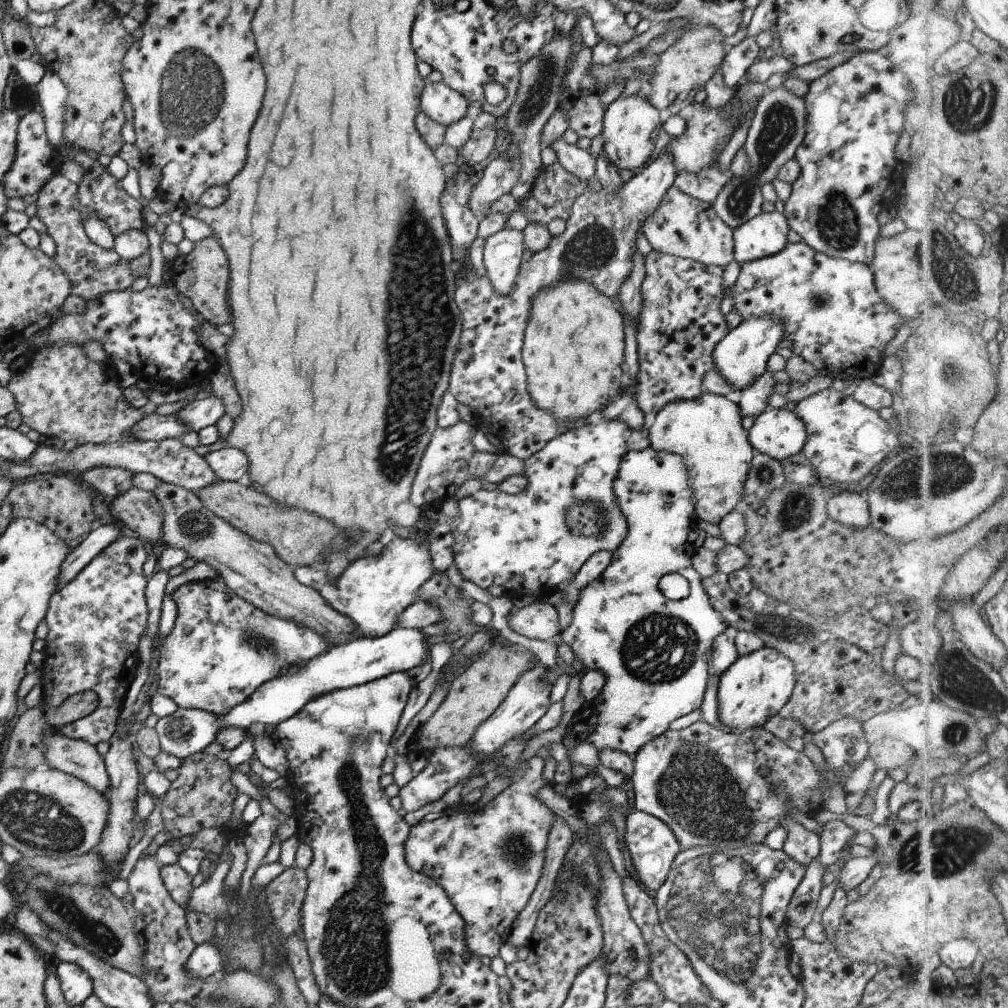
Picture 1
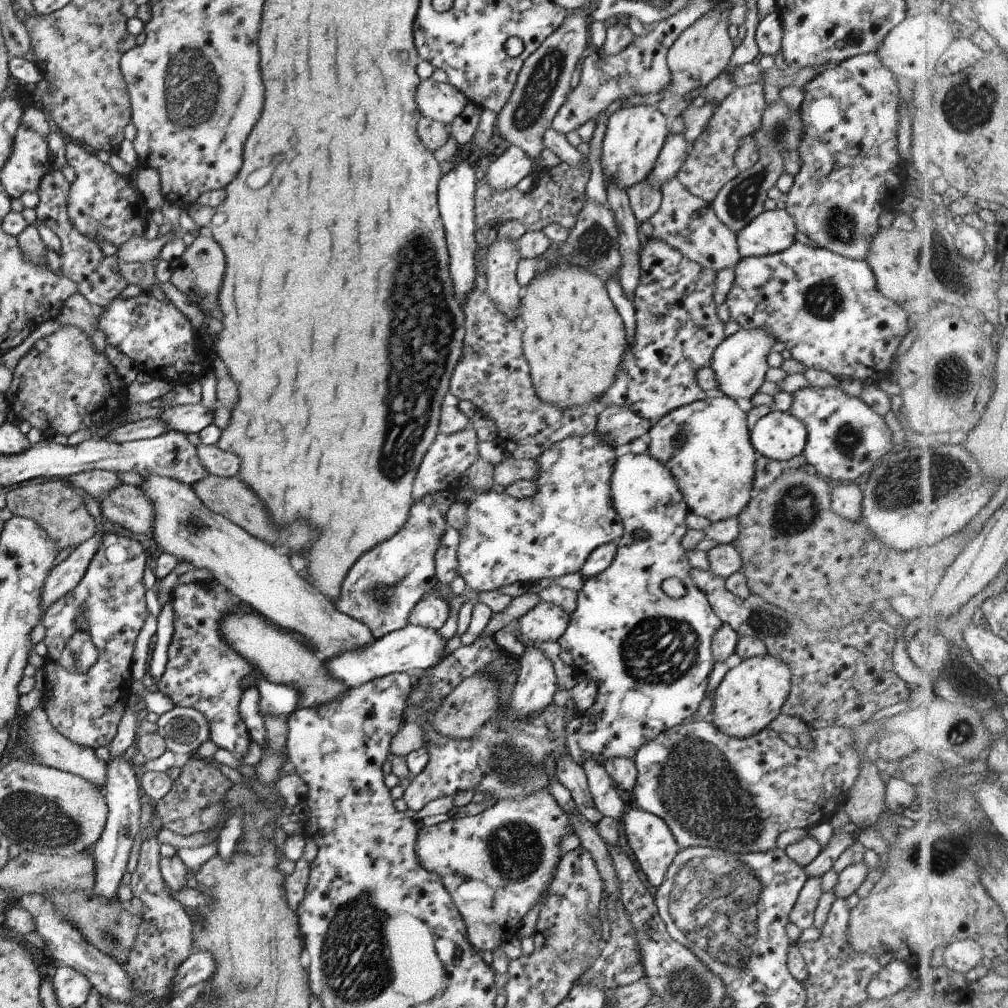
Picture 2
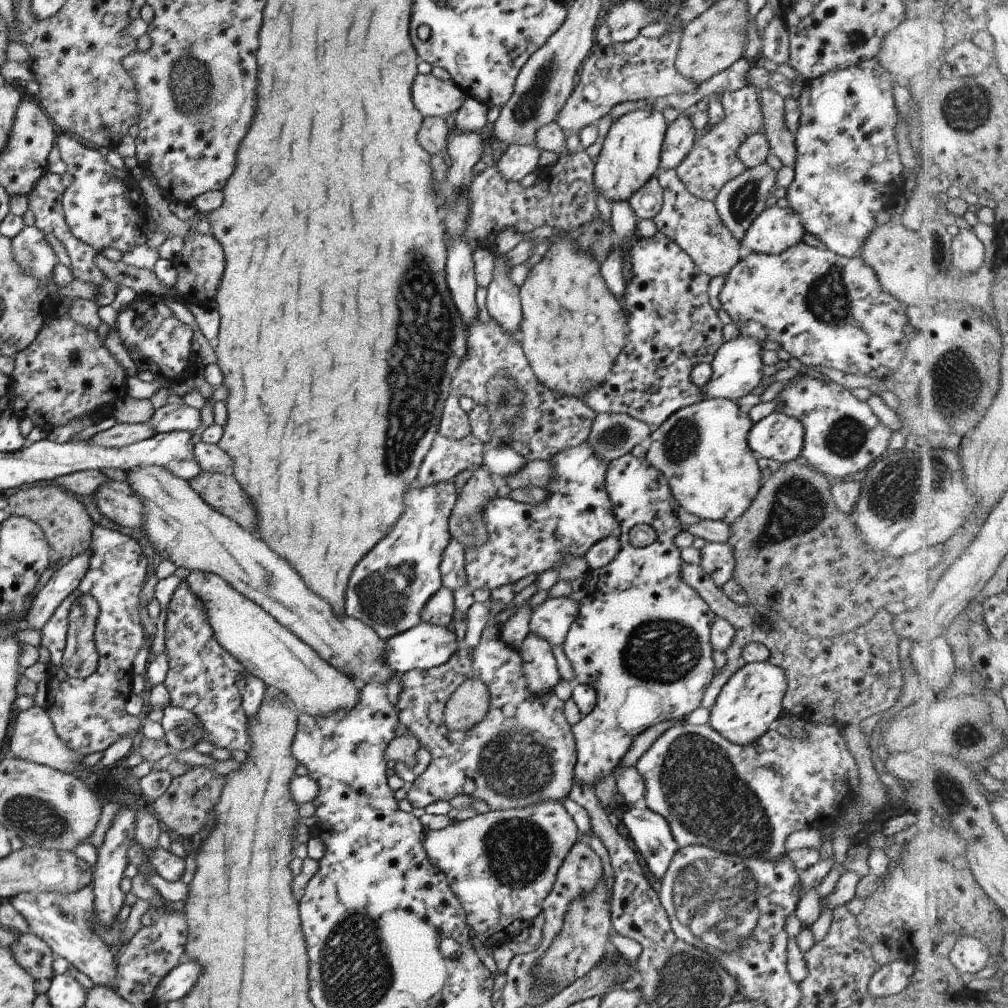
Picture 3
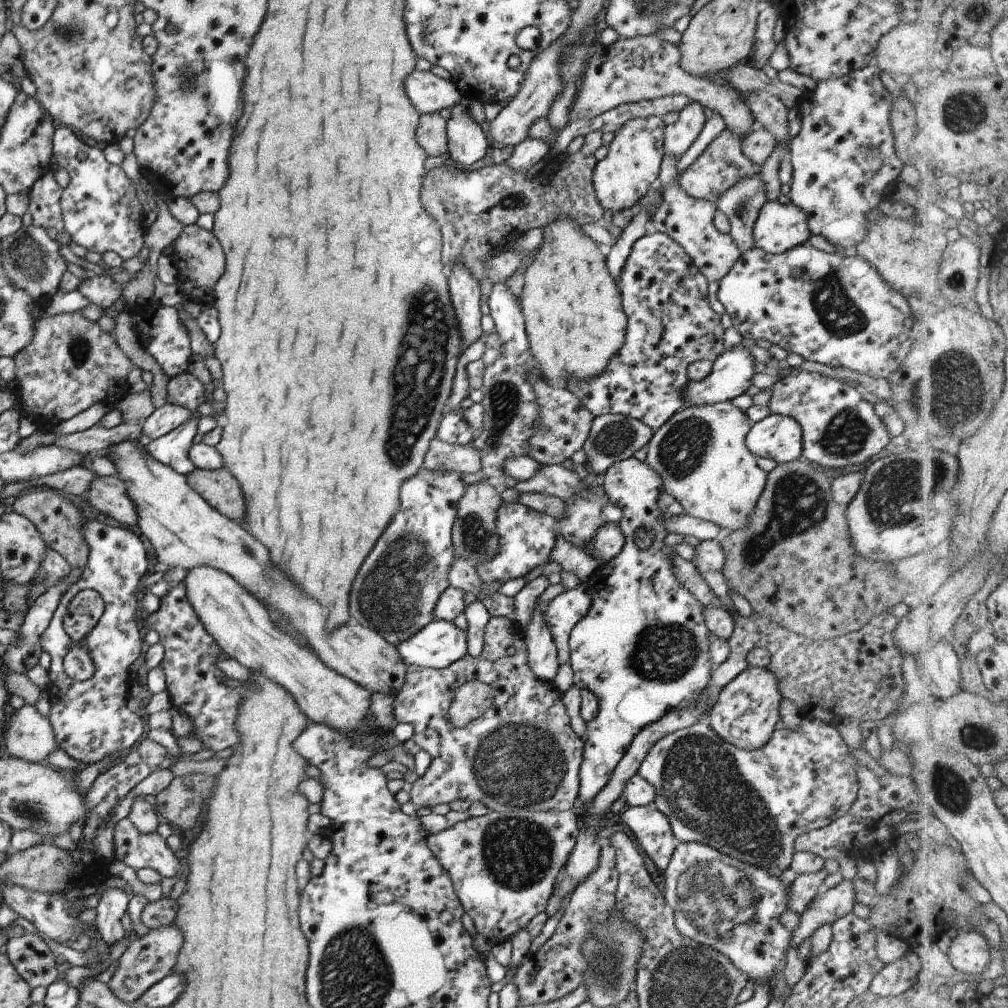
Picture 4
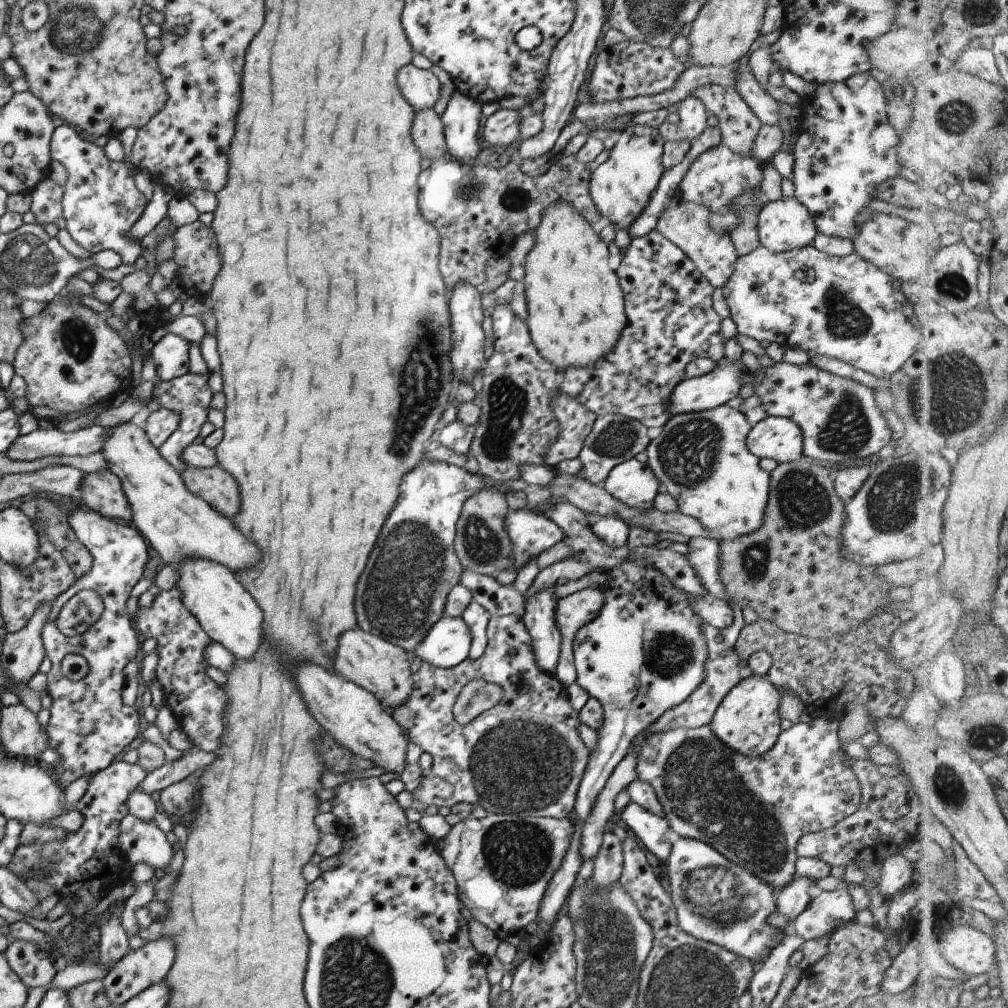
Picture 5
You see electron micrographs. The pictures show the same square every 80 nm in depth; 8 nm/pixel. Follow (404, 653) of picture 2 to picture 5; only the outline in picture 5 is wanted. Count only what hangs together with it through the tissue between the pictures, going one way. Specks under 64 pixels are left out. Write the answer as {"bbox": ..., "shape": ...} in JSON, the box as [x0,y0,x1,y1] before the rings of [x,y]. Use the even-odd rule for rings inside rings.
{"bbox":[407,617,471,669],"shape":[[[441,617],[429,629],[425,638],[412,651],[407,651],[412,654],[413,658],[423,661],[433,667],[441,667],[446,669],[468,658],[468,648],[471,642],[471,633],[465,621],[460,617]]]}

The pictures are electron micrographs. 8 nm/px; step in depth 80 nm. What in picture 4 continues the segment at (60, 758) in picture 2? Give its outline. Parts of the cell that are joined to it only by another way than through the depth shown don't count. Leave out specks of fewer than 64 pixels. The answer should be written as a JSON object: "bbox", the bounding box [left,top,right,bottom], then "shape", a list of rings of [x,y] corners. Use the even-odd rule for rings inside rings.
{"bbox":[1,704,57,763],"shape":[[[28,704],[9,716],[1,740],[11,757],[30,763],[47,763],[47,754],[57,749],[48,717],[39,715],[35,707]]]}

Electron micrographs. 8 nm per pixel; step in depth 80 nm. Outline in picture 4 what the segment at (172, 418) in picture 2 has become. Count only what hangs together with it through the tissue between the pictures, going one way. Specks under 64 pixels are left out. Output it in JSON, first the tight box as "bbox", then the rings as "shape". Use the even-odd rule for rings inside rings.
{"bbox":[142,403,191,441],"shape":[[[165,403],[144,418],[142,434],[145,441],[152,441],[162,437],[169,431],[175,430],[188,418],[191,418],[191,411],[183,406],[169,405]]]}

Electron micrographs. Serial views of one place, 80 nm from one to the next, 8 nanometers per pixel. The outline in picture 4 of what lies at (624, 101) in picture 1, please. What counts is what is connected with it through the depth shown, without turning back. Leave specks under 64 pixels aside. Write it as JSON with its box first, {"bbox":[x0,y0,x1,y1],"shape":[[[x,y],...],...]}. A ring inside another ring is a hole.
{"bbox":[591,115,665,216],"shape":[[[655,115],[627,121],[617,133],[613,133],[613,139],[607,145],[606,156],[595,163],[591,177],[594,195],[598,204],[612,212],[612,216],[621,209],[637,205],[653,181],[657,180],[660,162],[665,153],[662,147],[664,125]]]}

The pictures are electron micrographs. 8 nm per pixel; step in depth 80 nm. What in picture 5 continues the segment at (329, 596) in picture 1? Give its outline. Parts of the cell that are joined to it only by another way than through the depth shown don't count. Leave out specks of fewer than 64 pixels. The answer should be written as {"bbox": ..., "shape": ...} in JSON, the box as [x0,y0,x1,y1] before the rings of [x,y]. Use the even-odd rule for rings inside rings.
{"bbox":[353,456,486,651],"shape":[[[424,456],[413,470],[409,470],[401,478],[397,502],[385,518],[379,538],[375,540],[375,546],[367,558],[365,570],[361,572],[355,586],[353,610],[357,614],[357,624],[363,632],[385,639],[404,651],[412,651],[425,638],[433,624],[443,617],[446,596],[458,584],[463,570],[452,547],[455,523],[464,502],[486,486],[485,480],[478,473],[446,462],[430,461]]]}

